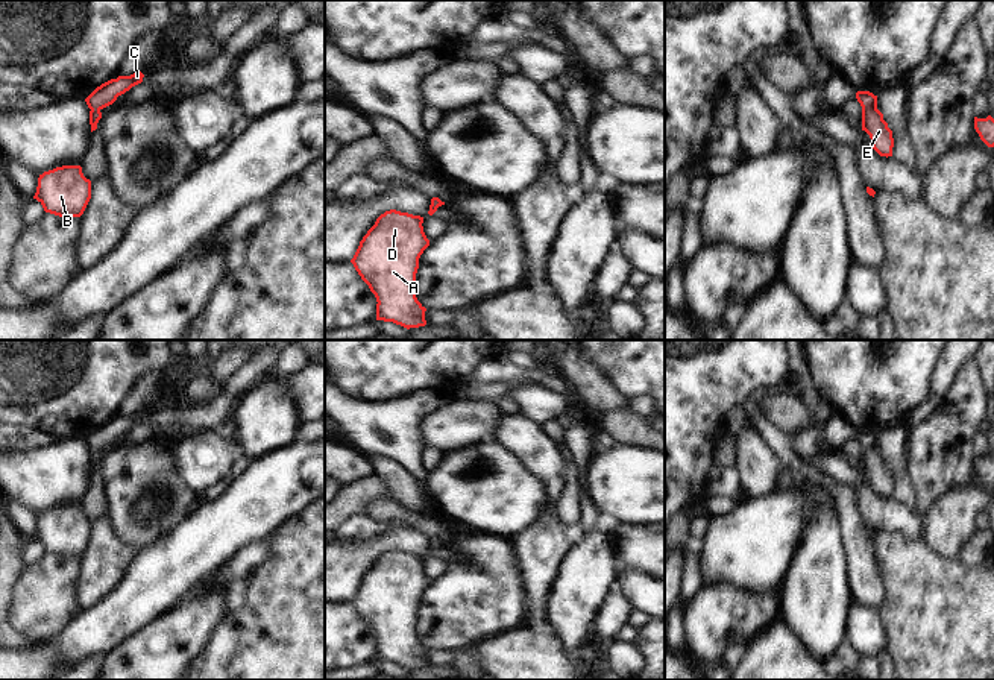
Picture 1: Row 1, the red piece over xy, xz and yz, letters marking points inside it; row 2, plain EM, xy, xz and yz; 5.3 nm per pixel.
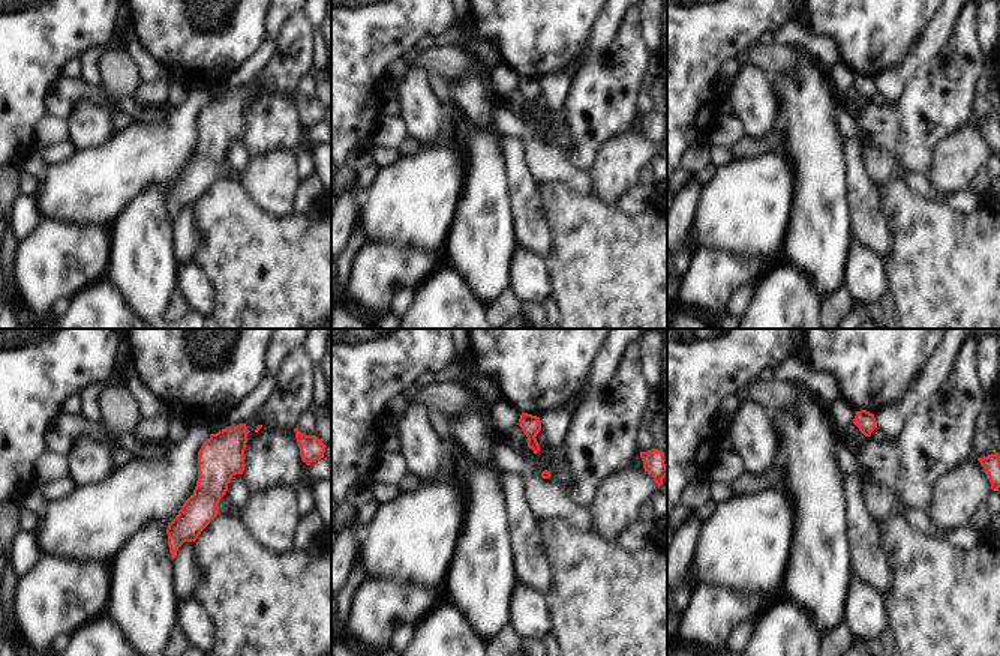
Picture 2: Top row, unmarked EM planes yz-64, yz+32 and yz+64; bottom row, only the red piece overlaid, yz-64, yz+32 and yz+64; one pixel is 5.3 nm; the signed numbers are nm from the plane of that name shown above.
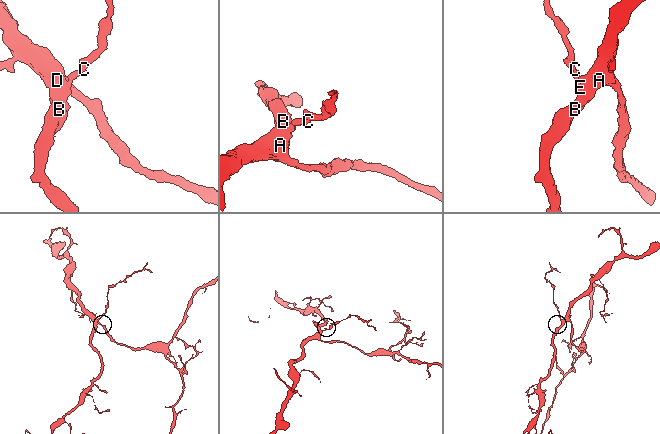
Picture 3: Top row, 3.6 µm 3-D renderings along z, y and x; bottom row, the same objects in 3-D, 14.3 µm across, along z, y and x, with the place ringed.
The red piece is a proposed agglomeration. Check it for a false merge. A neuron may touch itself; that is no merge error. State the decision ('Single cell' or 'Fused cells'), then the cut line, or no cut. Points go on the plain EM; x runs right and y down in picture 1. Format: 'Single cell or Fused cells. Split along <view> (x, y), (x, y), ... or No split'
Single cell. No split

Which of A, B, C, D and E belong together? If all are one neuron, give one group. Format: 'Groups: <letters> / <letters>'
Groups: A B C D E

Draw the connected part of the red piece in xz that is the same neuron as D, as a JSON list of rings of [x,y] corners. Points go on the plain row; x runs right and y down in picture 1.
[[[385,551],[351,600],[376,638],[376,660],[407,669],[426,665],[426,648],[416,638],[419,598],[429,586],[422,563],[420,556]]]

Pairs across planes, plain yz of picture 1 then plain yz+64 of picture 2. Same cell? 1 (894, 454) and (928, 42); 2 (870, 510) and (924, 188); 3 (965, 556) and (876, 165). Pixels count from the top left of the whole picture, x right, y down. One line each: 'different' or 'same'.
1: same
2: same
3: same

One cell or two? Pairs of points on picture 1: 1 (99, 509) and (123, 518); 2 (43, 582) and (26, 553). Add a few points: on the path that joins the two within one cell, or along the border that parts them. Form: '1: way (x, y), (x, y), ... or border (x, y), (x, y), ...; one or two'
1: border (99, 477), (108, 512); two
2: border (46, 553), (35, 563), (25, 568); two

